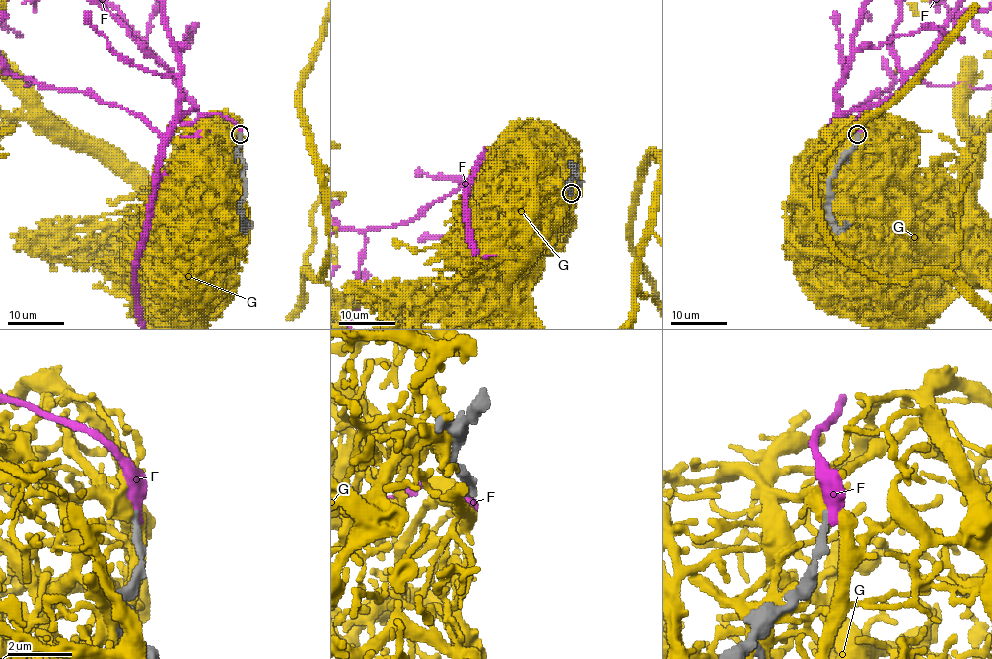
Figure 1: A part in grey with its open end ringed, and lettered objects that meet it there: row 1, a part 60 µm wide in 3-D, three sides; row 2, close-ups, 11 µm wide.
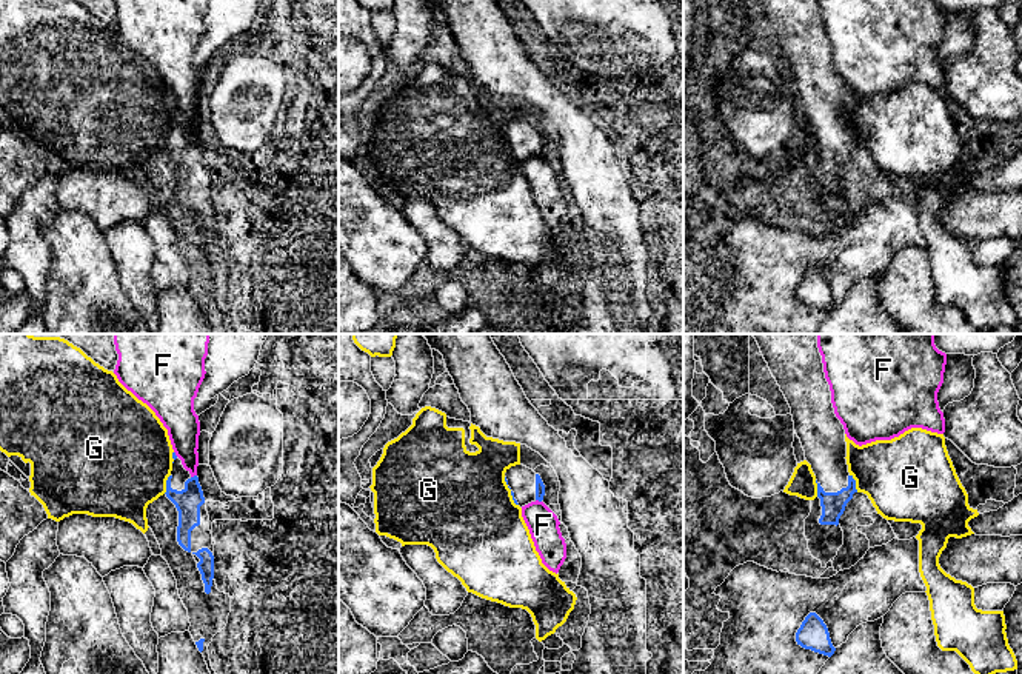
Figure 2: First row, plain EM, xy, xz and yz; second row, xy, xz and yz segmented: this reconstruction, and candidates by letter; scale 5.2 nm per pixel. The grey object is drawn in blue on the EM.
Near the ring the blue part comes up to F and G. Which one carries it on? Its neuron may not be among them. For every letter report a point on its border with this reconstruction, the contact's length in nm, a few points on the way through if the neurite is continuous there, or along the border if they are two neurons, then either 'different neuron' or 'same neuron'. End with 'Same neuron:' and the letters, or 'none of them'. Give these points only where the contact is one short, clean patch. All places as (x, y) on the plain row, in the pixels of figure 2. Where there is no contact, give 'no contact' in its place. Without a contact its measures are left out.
F: meets blue in xy at (194, 131); contact 40 nm long; different neuron
G: meets blue in xy at (166, 139); contact 110 nm long; different neuron
Same neuron: none of them

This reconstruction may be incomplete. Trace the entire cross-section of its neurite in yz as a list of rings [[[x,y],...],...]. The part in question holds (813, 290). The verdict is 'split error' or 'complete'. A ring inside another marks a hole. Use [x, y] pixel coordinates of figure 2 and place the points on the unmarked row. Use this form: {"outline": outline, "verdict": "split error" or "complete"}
{"outline": [[[810,268],[796,288],[796,297],[805,305],[831,312],[836,303],[831,299],[830,288],[823,275]]], "verdict": "complete"}

